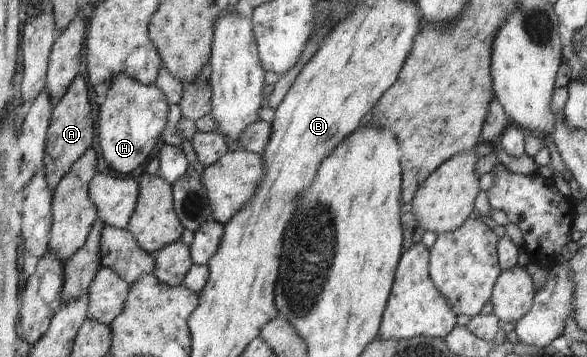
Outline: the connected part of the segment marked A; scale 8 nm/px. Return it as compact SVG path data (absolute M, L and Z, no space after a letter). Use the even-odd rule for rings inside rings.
M83 69L84 73L78 74L70 84L70 87L67 89L67 92L64 94L64 97L61 97L61 100L56 104L56 107L53 109L52 115L50 116L50 125L47 131L47 144L45 147L45 156L43 159L43 171L45 172L45 178L48 184L48 187L54 191L56 189L56 186L61 182L61 179L68 173L68 170L74 165L74 162L77 162L86 152L87 150L91 149L92 143L92 137L94 137L94 121L92 120L92 116L90 114L90 101L88 100L88 85L86 85L86 74L85 70Z

